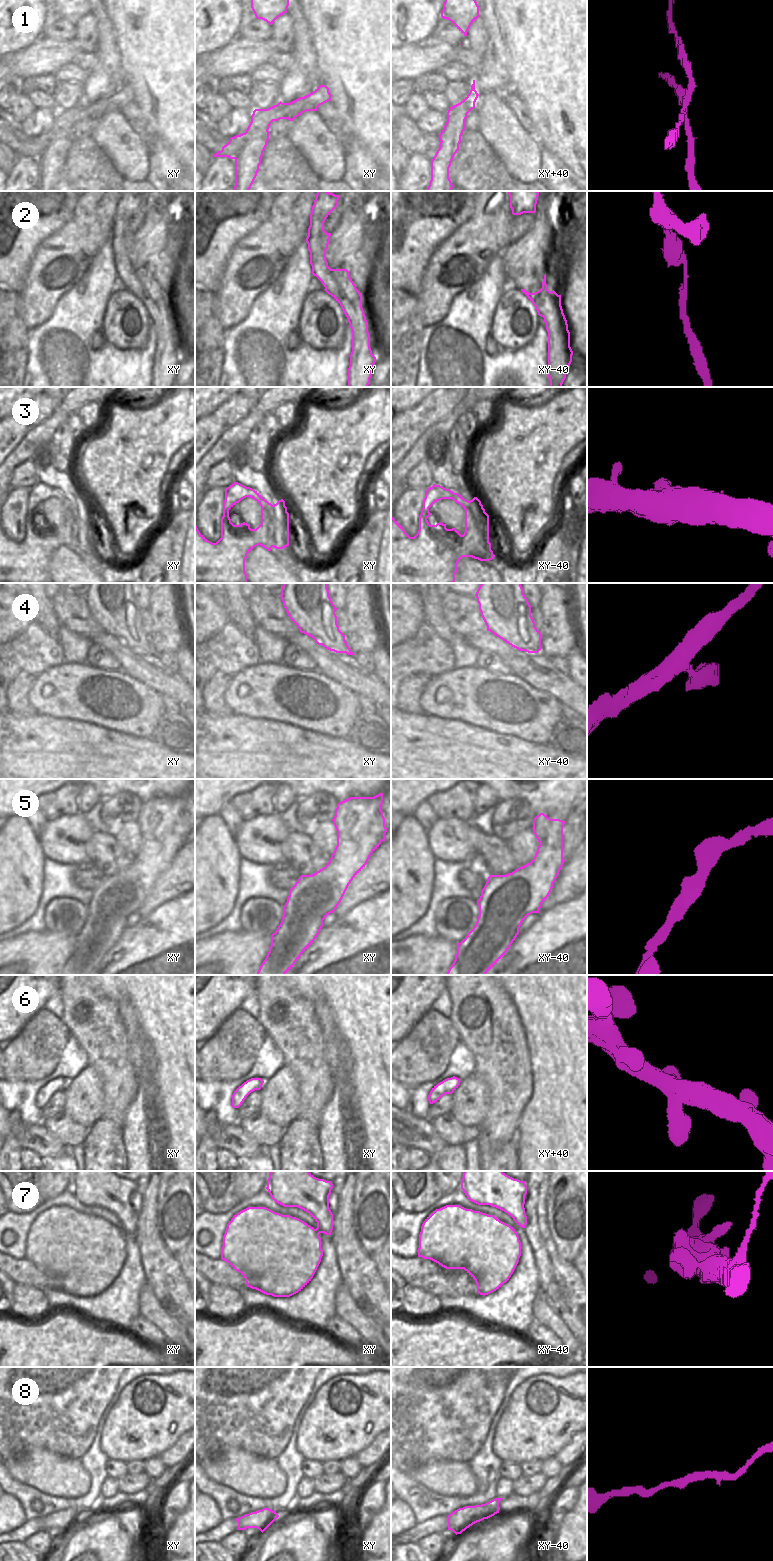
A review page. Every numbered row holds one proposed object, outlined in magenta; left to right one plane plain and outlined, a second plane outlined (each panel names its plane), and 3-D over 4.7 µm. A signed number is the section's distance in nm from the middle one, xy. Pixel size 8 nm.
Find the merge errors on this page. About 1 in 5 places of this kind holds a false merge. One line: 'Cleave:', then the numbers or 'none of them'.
Cleave: 1, 8

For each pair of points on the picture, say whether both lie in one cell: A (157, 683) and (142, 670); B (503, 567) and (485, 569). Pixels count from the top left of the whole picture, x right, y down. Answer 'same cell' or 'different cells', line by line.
A: same cell
B: different cells

